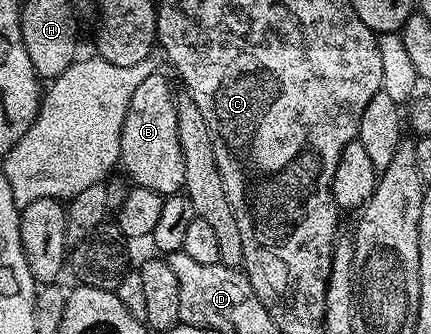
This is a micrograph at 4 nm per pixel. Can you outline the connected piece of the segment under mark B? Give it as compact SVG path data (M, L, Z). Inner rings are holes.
M160 72L148 75L132 96L123 121L120 164L129 172L134 186L142 185L162 195L182 192L183 151L179 147L177 102L169 81Z

